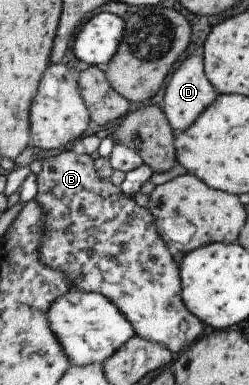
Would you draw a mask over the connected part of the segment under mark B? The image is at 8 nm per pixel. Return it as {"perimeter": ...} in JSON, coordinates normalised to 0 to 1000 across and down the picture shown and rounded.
{"perimeter":[[[285,384],[281,390],[237,395],[221,405],[185,408],[165,421],[161,444],[145,452],[145,499],[129,514],[181,556],[181,592],[169,603],[169,621],[153,629],[153,670],[201,699],[245,704],[281,738],[297,738],[301,751],[341,756],[345,761],[390,761],[442,779],[526,844],[542,873],[610,891],[643,894],[651,901],[683,909],[695,927],[711,925],[711,914],[735,914],[759,894],[775,894],[779,883],[791,883],[807,868],[819,868],[823,847],[743,800],[727,779],[715,686],[695,675],[691,660],[675,652],[671,634],[647,623],[647,616],[622,597],[606,553],[582,538],[562,538],[534,512],[494,504],[494,496],[478,486],[466,486],[438,465],[410,465],[378,439],[378,418],[365,416],[353,400],[301,392],[297,384]]]}

